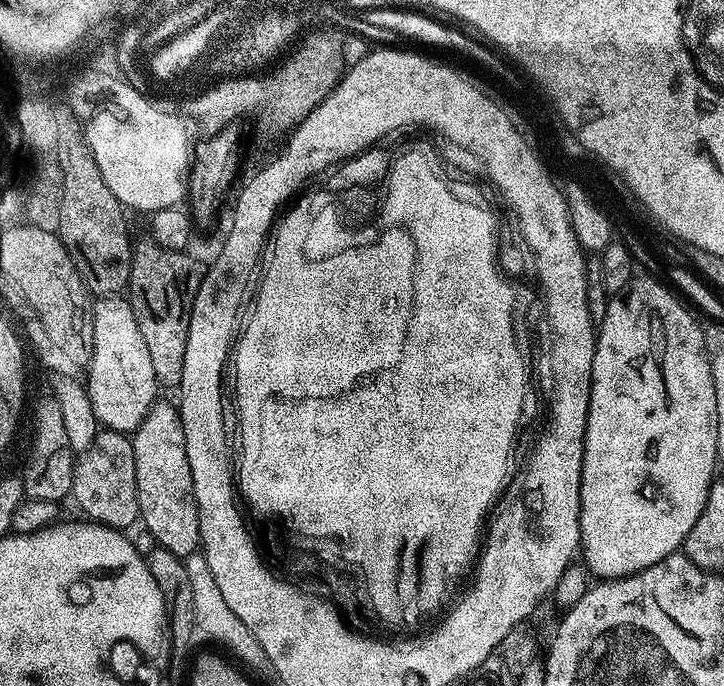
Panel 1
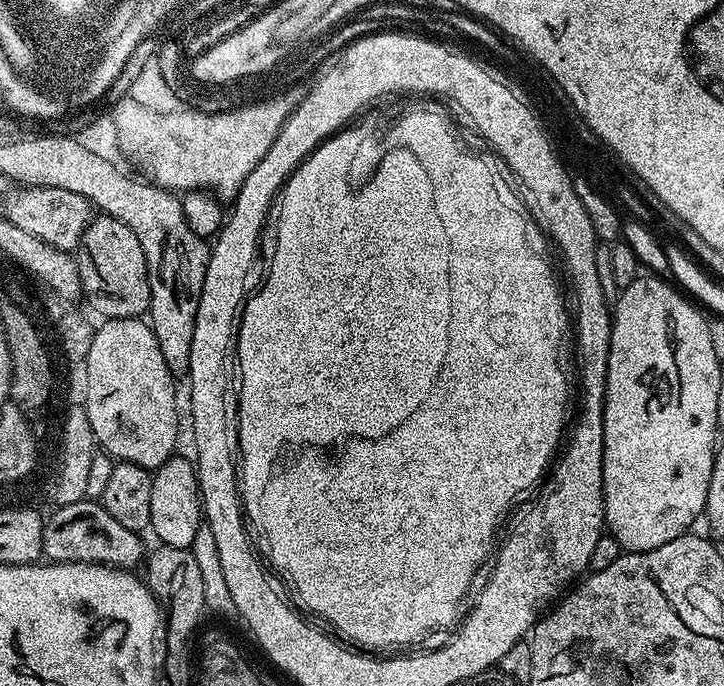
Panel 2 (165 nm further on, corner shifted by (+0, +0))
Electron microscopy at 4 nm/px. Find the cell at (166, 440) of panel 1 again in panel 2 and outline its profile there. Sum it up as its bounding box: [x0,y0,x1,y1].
[150,454,202,549]

